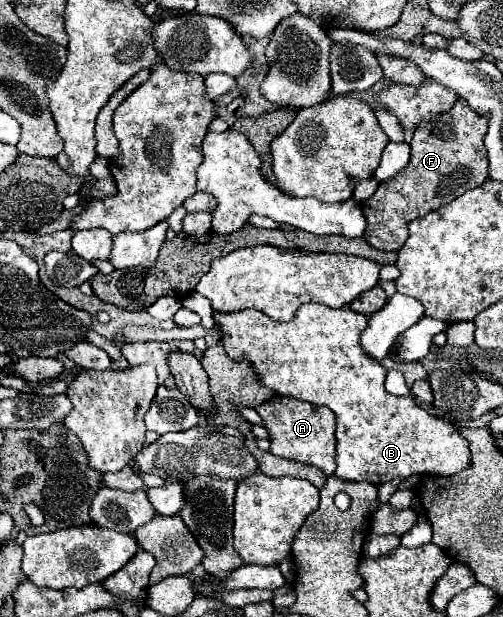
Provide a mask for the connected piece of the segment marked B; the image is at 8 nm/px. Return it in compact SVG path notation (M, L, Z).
M307 303L299 307L295 319L291 321L271 321L267 315L255 309L243 309L235 313L213 313L215 325L221 331L221 343L227 355L239 363L247 361L253 365L259 381L265 383L279 395L295 397L301 401L309 401L313 405L325 405L337 415L337 469L335 475L339 479L347 479L353 483L373 483L383 485L397 477L409 475L455 475L471 465L471 449L467 439L459 435L459 431L421 409L415 399L397 397L385 391L385 367L369 357L361 347L361 333L367 327L367 319L361 313L351 311L349 307L329 309L327 305Z

